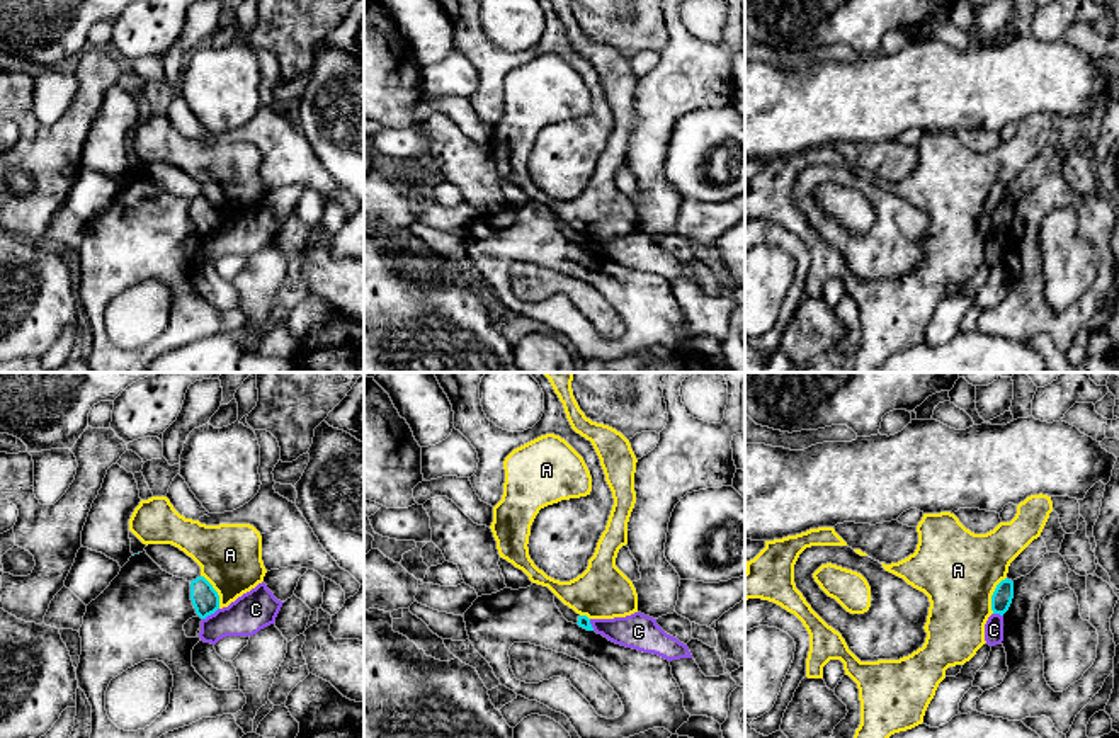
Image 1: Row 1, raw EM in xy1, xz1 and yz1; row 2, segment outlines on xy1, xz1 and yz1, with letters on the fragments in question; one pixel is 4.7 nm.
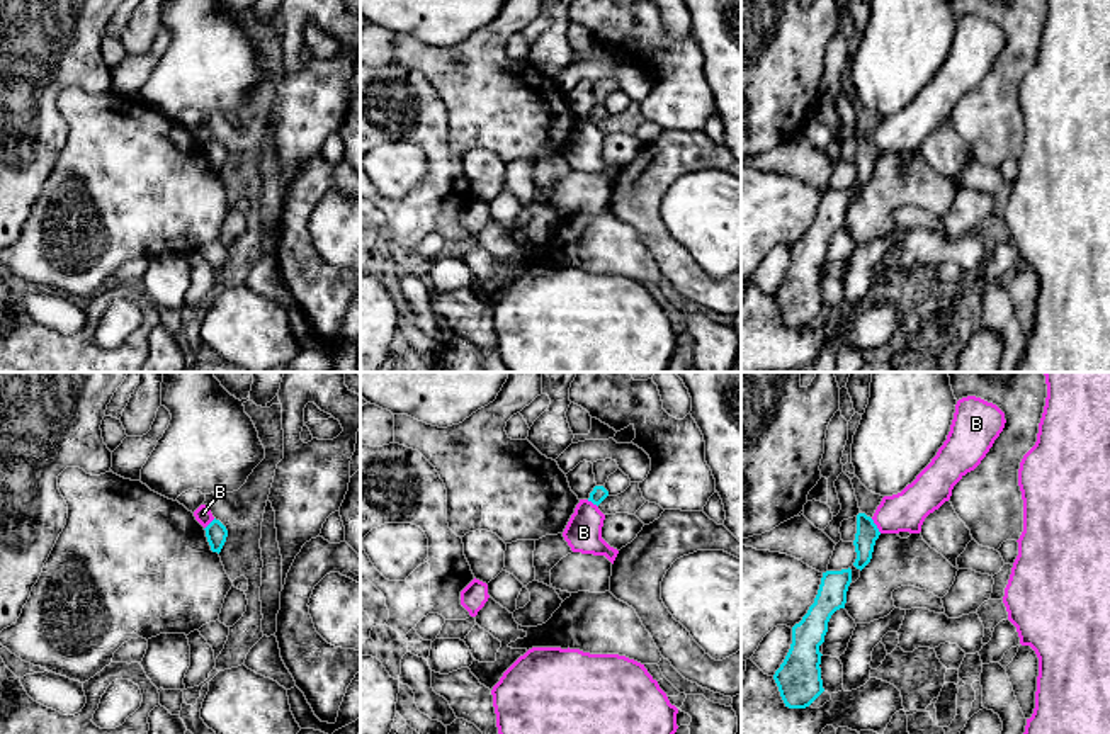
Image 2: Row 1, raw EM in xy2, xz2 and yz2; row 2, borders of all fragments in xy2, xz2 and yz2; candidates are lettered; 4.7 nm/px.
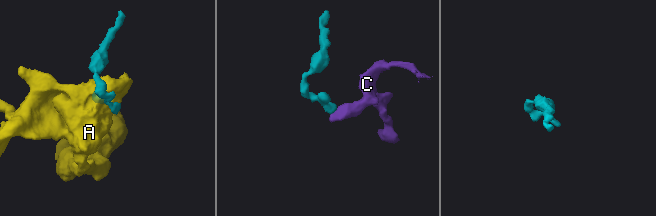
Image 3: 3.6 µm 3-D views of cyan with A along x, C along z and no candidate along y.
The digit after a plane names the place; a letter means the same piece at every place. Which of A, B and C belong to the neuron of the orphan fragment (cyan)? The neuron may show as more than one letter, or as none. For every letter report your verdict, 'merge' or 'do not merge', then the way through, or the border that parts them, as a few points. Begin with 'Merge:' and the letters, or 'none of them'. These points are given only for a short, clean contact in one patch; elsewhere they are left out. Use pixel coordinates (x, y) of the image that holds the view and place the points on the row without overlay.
Merge: none of them
A: do not merge
B: do not merge | along yz2 (871, 138), (881, 152)
C: do not merge | along xy1 (218, 227), (203, 238)

